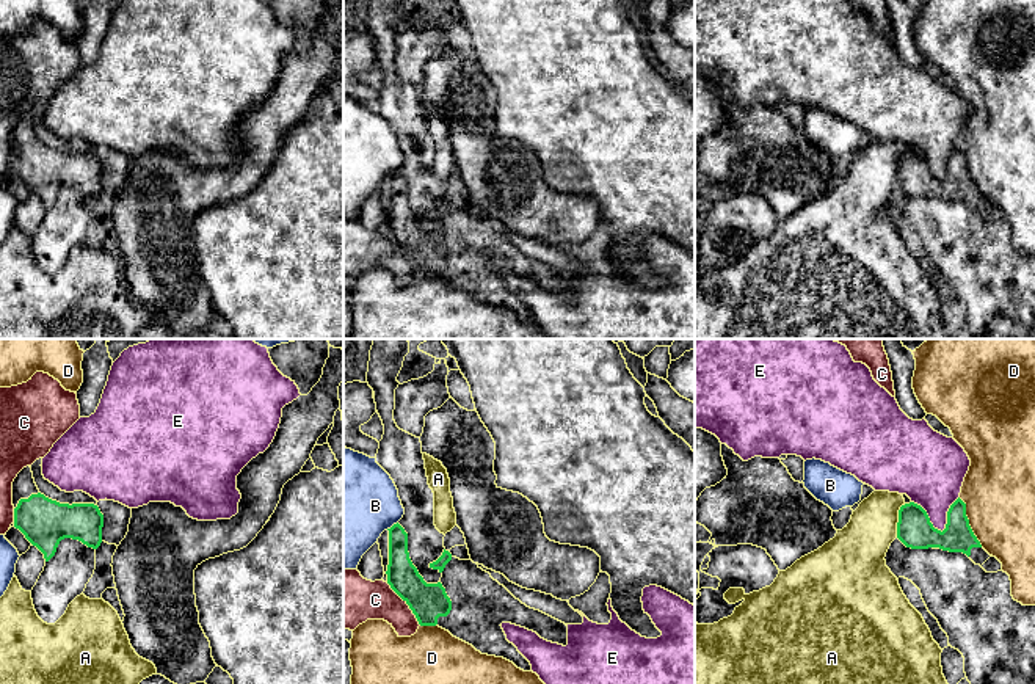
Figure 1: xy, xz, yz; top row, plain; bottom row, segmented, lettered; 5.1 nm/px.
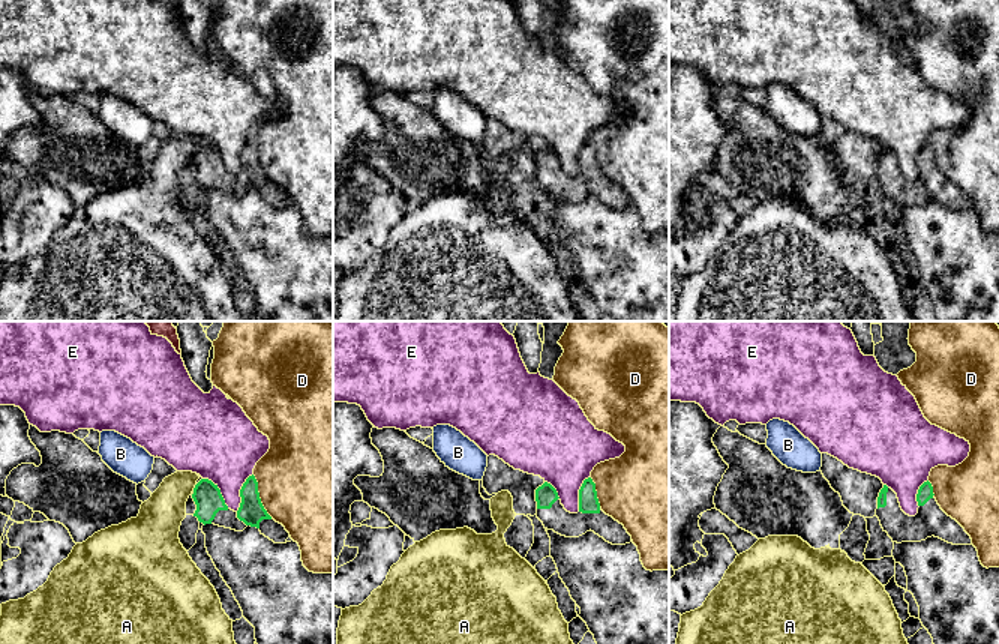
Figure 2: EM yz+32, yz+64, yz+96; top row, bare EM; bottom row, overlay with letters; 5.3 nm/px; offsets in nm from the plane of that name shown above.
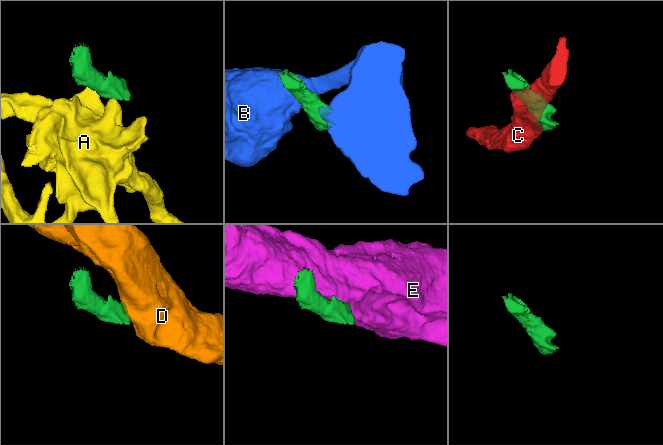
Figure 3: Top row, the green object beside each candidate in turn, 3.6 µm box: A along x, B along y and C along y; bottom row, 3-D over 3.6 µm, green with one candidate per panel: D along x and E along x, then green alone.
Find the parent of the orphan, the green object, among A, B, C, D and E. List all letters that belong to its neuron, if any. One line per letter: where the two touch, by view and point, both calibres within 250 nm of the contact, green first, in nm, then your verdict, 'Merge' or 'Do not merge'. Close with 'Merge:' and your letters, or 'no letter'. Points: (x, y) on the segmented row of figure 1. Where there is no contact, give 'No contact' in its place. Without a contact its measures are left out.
A: Touches green at yz (899, 520). Thickness 180 nm (green) against 260 nm. Do not merge
B: Touches green at xz (392, 526). Thickness 150 nm (green) against 460 nm. Do not merge
C: Touches green at xz (406, 603). Thickness 190 nm (green) against 220 nm. Do not merge
D: Touches green at yz (968, 523). Thickness 160 nm (green) against 360 nm. Do not merge
E: Touches green at yz (940, 531). Thickness 180 nm (green) against 280 nm. Do not merge
Merge: no letter

